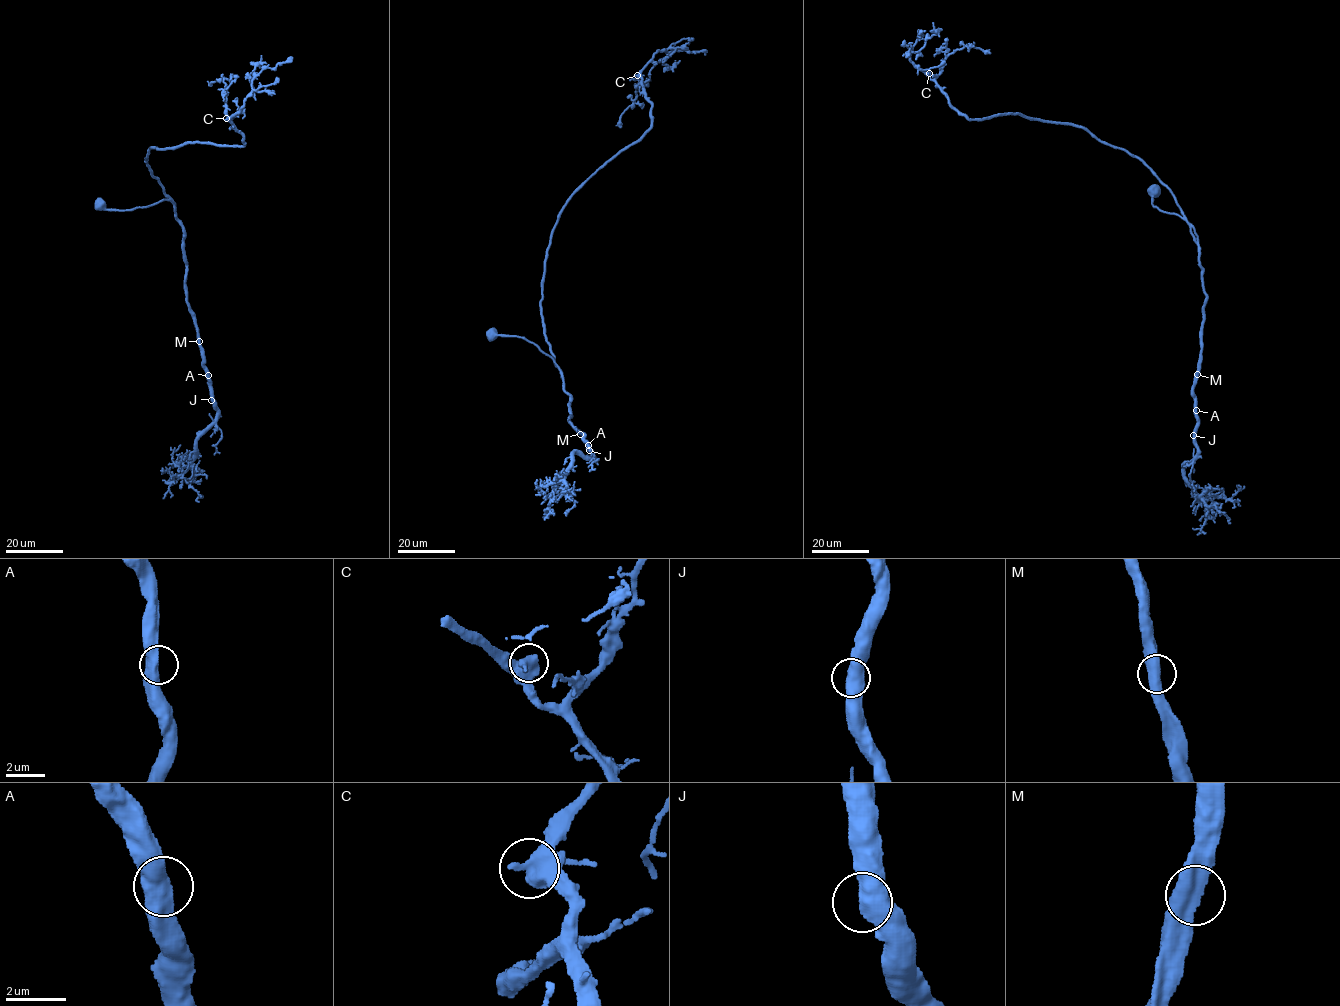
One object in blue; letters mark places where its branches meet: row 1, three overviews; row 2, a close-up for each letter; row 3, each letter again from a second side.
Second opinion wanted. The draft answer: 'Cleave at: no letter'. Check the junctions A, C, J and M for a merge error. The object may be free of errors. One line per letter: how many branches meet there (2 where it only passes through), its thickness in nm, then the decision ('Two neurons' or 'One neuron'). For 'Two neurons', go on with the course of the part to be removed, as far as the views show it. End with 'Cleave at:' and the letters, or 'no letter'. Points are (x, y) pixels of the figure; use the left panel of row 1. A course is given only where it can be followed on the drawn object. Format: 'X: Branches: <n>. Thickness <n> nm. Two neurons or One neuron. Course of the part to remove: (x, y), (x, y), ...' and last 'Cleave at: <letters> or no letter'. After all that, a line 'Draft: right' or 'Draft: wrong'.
A: Branches: 2. Thickness 600 nm. One neuron
C: Branches: 2. Thickness 600 nm. One neuron
J: Branches: 2. Thickness 550 nm. One neuron
M: Branches: 2. Thickness 550 nm. One neuron
Cleave at: no letter
Draft: right

